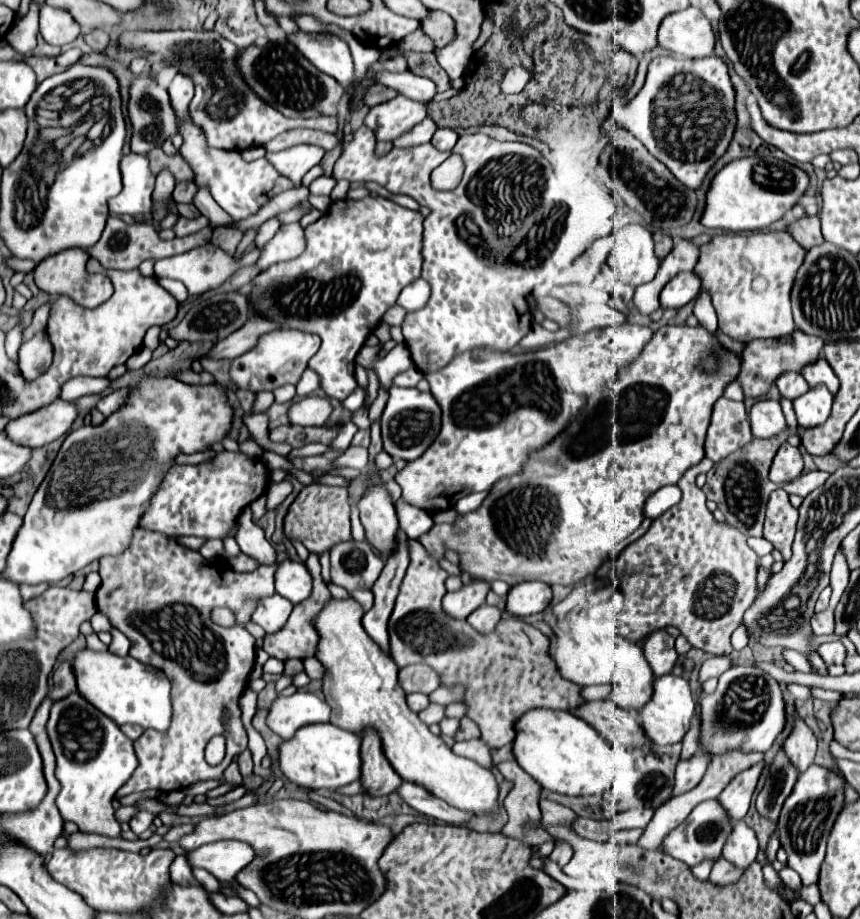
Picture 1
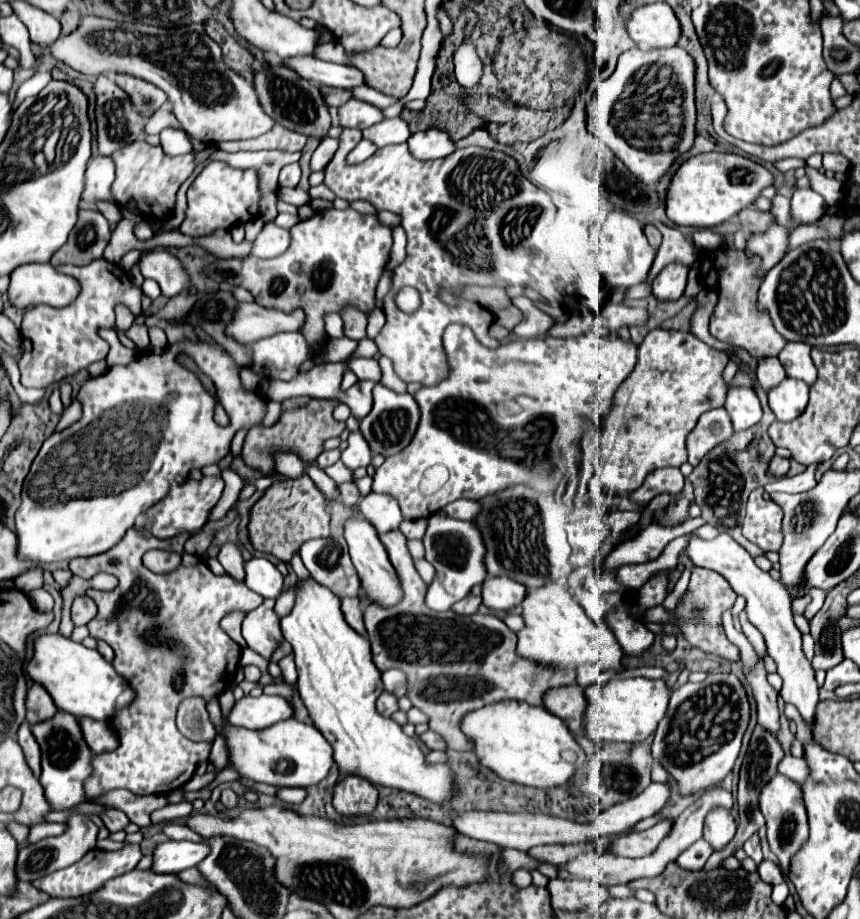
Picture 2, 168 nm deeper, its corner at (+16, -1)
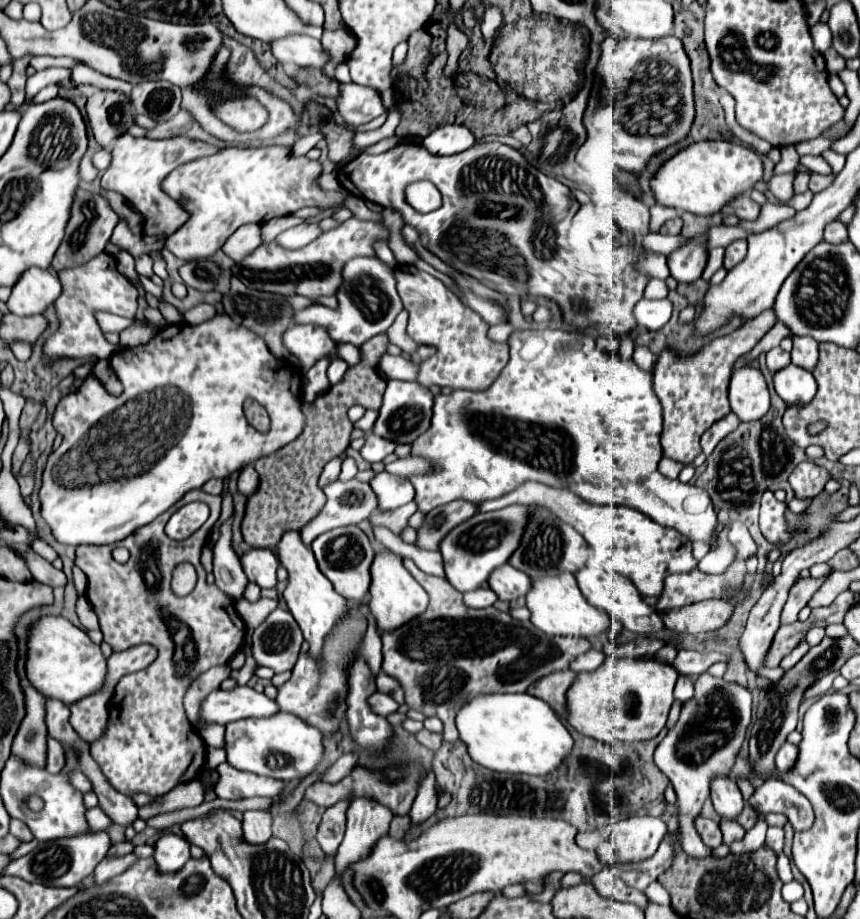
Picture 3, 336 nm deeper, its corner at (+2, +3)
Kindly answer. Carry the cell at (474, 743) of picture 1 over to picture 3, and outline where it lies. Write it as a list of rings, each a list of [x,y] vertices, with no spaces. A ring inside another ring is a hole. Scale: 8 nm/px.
[[[430,771],[422,781],[420,781],[420,787],[418,787],[418,795],[412,803],[412,809],[410,809],[410,819],[414,825],[426,821],[438,807],[436,803],[438,799],[438,791],[436,791],[436,785],[434,785],[434,771]]]

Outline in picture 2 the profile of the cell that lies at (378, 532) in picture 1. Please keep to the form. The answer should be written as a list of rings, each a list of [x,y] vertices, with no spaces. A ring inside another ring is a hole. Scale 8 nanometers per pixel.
[[[352,517],[350,521],[346,521],[346,541],[348,541],[348,547],[350,547],[350,557],[352,557],[352,563],[358,571],[358,577],[360,577],[360,589],[362,589],[362,597],[368,599],[370,603],[378,603],[378,605],[384,605],[384,607],[392,607],[392,605],[398,605],[402,601],[402,585],[400,585],[400,579],[388,559],[388,553],[382,545],[382,541],[378,539],[378,533],[372,525],[368,525],[366,519],[358,519],[358,517]]]

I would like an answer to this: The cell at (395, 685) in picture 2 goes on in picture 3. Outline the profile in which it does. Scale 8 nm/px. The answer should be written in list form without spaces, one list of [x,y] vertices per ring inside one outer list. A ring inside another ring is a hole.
[[[378,673],[376,685],[378,685],[378,689],[380,689],[382,693],[390,693],[400,705],[404,703],[404,689],[402,689],[402,685],[400,685],[394,677],[390,677],[390,675],[386,675],[386,673]]]

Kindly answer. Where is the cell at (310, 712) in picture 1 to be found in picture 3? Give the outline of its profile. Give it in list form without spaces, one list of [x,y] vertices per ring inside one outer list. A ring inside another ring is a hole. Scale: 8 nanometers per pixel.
[[[234,687],[232,691],[214,691],[202,705],[202,719],[214,723],[230,723],[246,717],[272,717],[280,713],[276,699],[254,691],[252,687]]]

